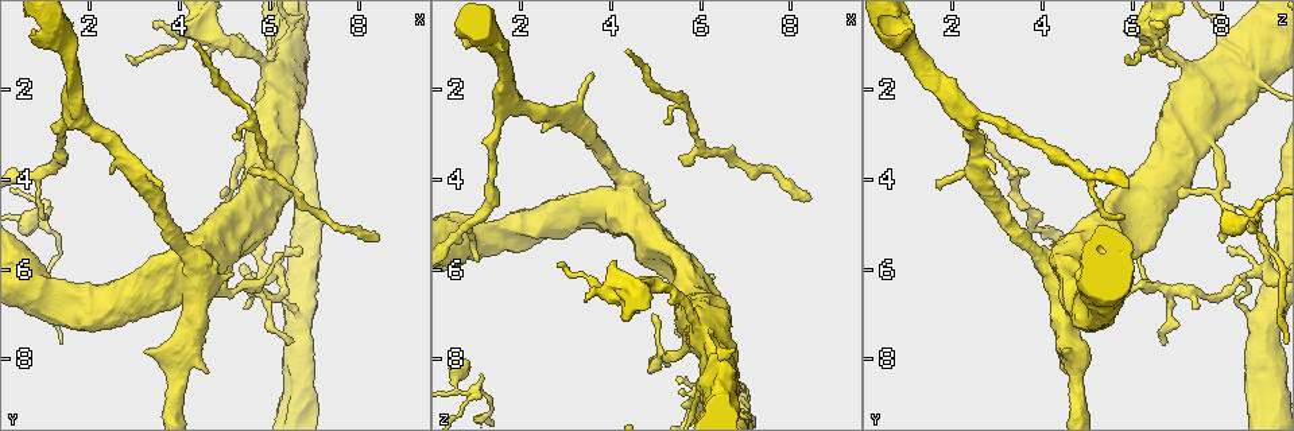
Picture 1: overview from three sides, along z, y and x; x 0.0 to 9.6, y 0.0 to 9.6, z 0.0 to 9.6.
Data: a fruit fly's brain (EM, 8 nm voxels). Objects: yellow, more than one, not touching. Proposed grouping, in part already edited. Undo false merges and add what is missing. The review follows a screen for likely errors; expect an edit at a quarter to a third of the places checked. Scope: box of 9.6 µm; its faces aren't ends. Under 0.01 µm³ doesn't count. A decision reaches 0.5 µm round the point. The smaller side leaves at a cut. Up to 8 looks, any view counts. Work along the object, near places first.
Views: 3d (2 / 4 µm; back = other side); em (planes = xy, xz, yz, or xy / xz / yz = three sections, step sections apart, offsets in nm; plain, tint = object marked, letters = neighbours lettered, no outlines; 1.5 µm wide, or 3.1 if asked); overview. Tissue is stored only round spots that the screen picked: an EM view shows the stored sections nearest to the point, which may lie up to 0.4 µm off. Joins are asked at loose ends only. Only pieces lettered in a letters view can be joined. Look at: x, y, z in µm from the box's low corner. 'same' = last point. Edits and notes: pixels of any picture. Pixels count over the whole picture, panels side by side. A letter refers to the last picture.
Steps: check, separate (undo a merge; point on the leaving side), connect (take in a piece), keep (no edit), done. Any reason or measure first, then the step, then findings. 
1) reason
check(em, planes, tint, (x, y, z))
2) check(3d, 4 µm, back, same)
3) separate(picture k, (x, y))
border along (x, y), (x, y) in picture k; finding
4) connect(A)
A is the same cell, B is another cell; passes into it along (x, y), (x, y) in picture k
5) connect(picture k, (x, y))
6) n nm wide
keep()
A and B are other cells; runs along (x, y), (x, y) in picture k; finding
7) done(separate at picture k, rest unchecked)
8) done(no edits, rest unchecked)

thick turns thin
check(em, planes, tint, (0.95, 5.05, 8.75))

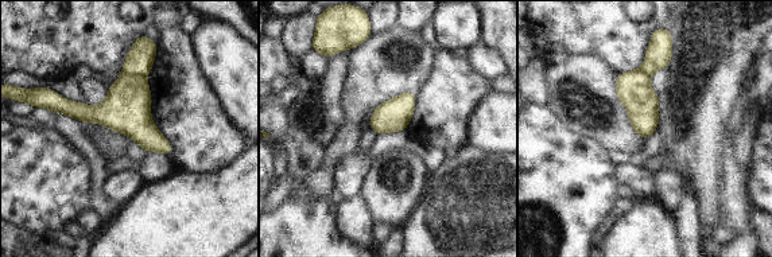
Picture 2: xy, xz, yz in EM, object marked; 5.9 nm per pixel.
what lies round it
check(em, planes, letters, same)

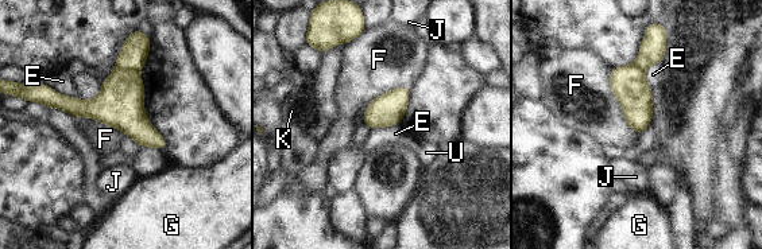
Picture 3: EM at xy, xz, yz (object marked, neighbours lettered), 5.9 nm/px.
190 nm wide
separate(picture 3, (120, 104))
E, F, G, J, K and U are other cells; the part that leaves runs along (47, 96), (119, 108), (162, 146) in picture 3; two cells meet here

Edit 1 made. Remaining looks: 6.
free end
check(3d, 4 µm, back, (5.15, 3.05, 2.70))

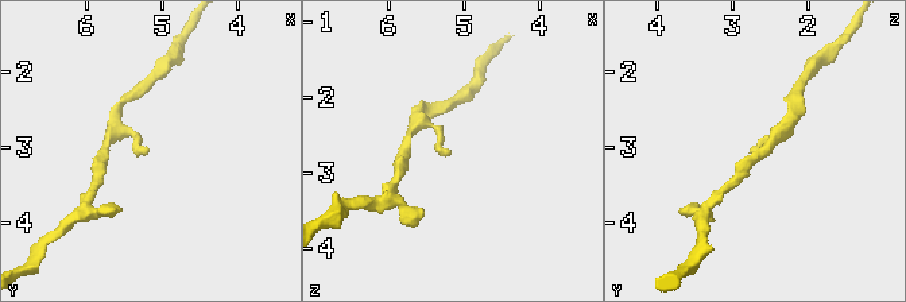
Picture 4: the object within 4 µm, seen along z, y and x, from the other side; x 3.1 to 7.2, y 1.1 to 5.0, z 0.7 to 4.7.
shape alone is not enough
check(em, yz, step 8, letters, (5.20, 3.00, 2.70))

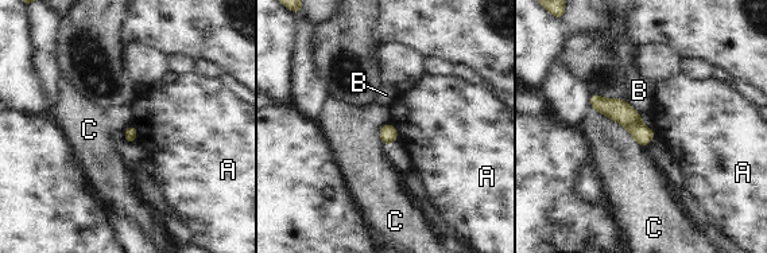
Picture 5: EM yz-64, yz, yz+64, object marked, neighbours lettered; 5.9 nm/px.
check(em, planes, letters, same)

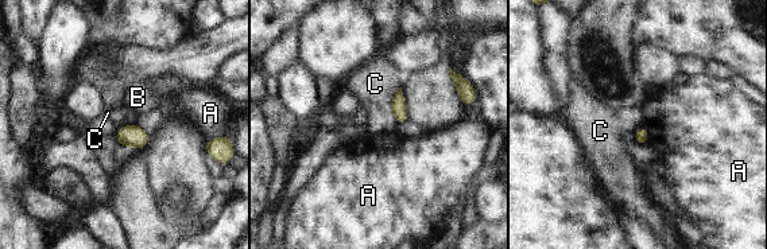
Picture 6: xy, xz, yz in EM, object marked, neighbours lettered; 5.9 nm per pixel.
70 nm wide
keep()
A, B and C are other cells; no lettered piece goes on from it

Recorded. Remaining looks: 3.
tapers out
check(em, planes, letters, (4.40, 1.00, 1.10))

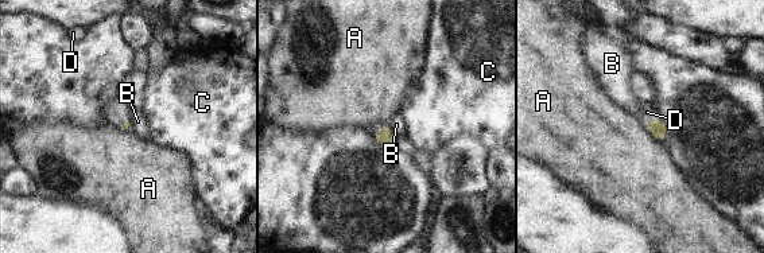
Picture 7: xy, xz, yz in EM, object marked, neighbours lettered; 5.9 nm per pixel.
connect(D)
D is the same cell, A, B and C are other cells; the cell continues

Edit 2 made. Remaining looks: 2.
branch stops here
check(em, xy, step 4, tint, (8.35, 5.40, 4.40))

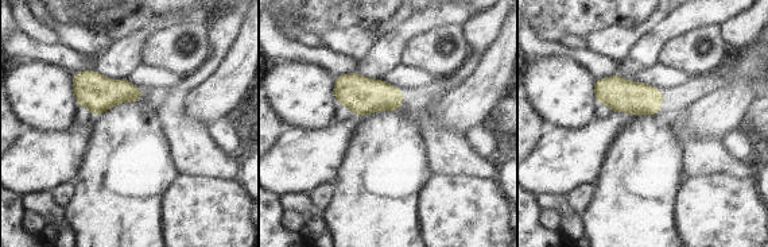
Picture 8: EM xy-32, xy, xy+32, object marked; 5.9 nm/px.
cut it another way
check(em, planes, letters, same)

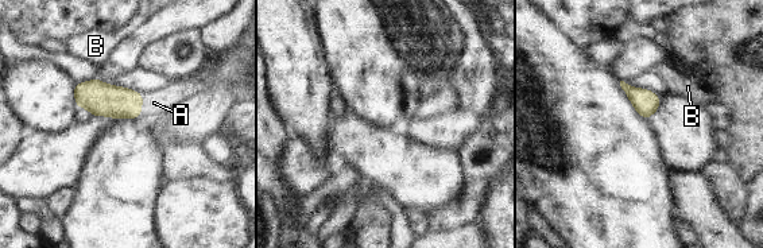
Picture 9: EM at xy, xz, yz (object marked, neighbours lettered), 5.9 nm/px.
connect(A)
A is the same cell, B is another cell; passes into it along (101, 99), (140, 104), (154, 103) in picture 9; it goes on there

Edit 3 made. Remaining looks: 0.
done(separate at picture 3, connect at picture 7, connect at picture 9, rest unchecked)

